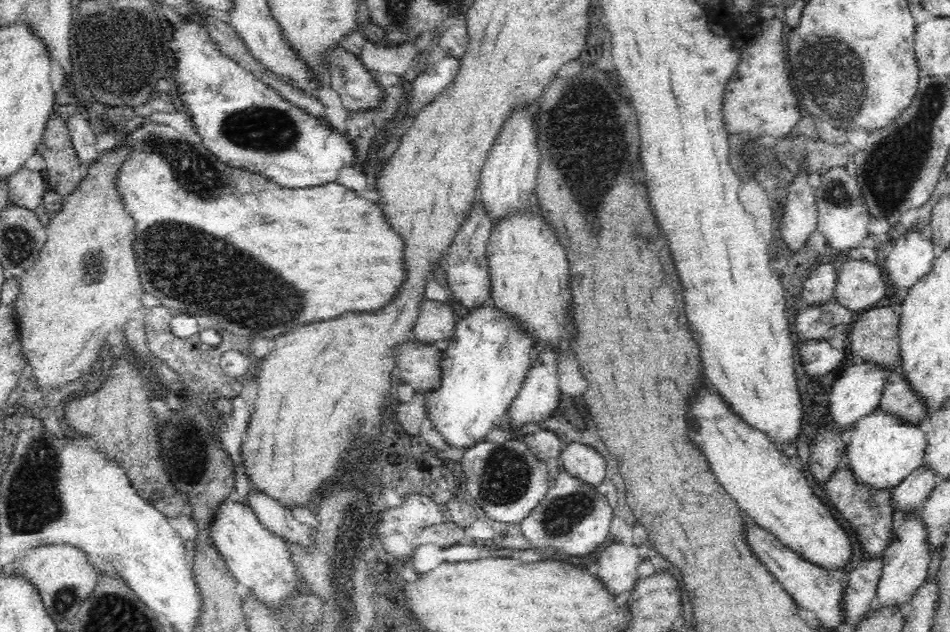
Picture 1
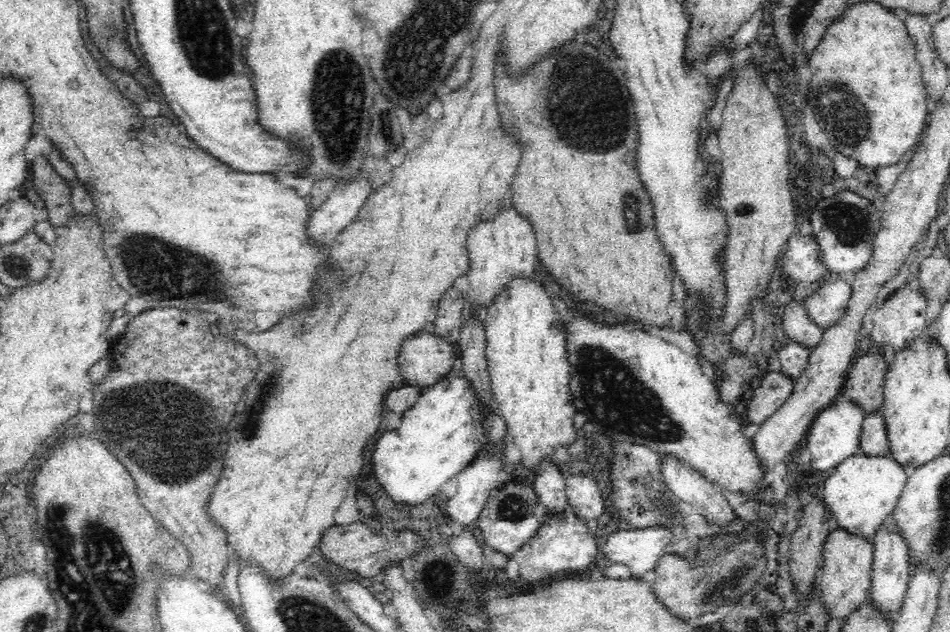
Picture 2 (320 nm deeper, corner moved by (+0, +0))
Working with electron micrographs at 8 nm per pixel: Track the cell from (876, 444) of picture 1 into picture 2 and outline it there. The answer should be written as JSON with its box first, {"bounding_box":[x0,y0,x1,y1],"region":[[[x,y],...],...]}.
{"bounding_box":[821,449,914,539],"region":[[[862,449],[848,455],[826,475],[821,497],[828,503],[836,524],[868,539],[890,519],[914,465],[904,465],[892,454],[866,455]]]}

